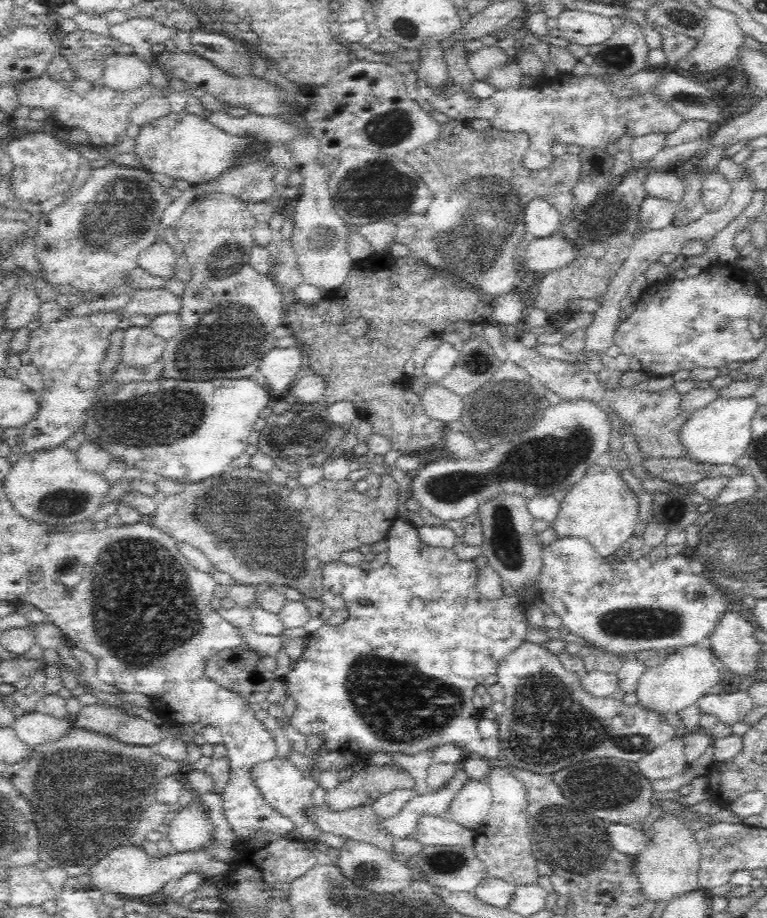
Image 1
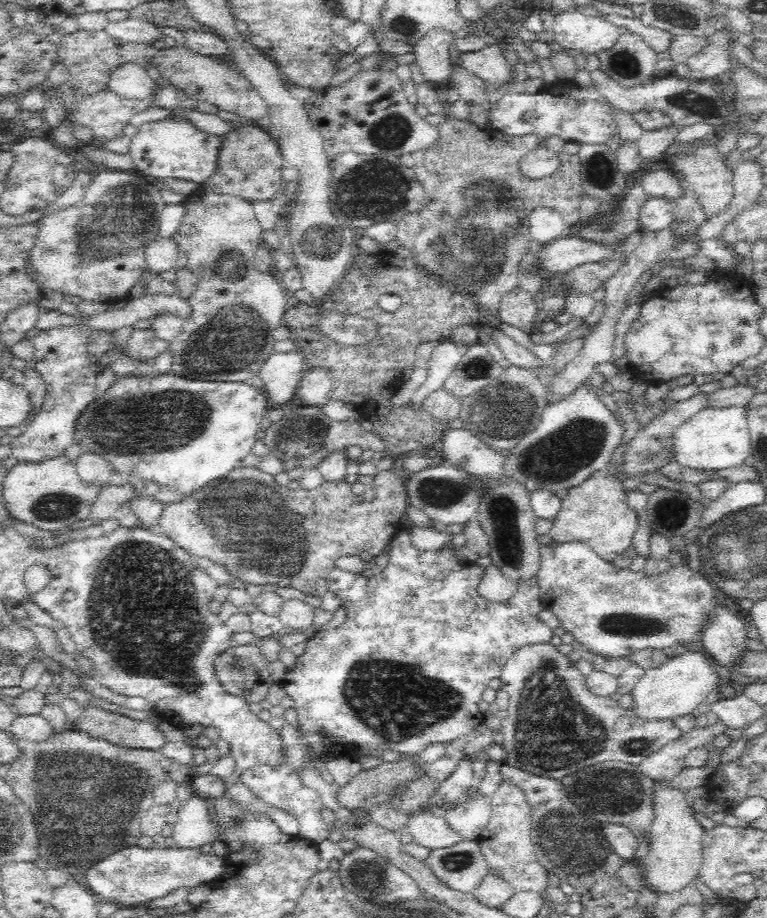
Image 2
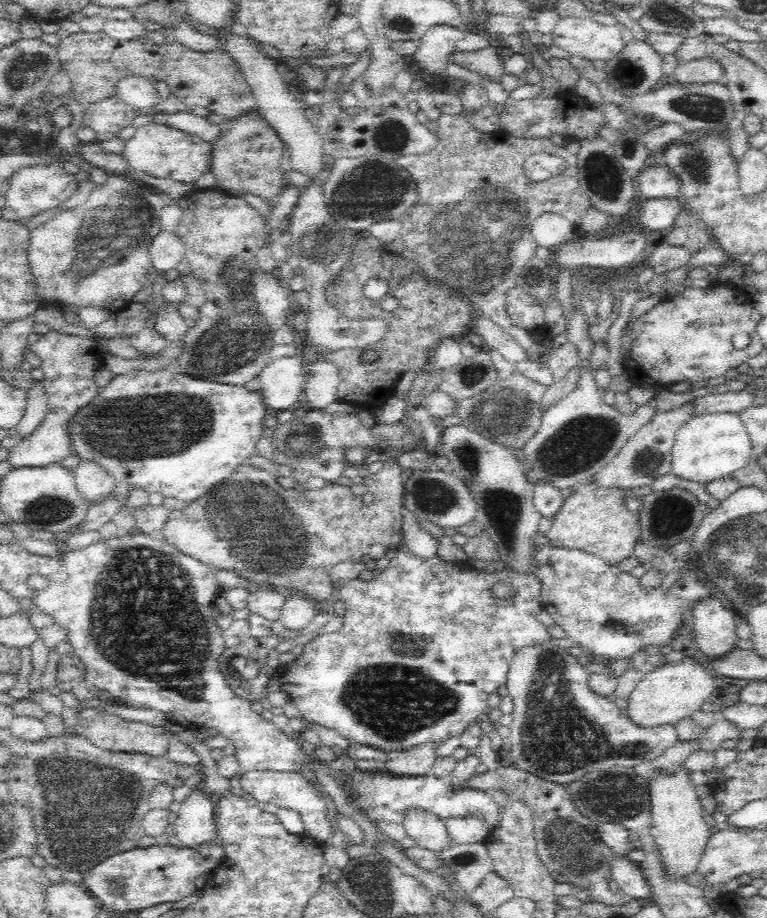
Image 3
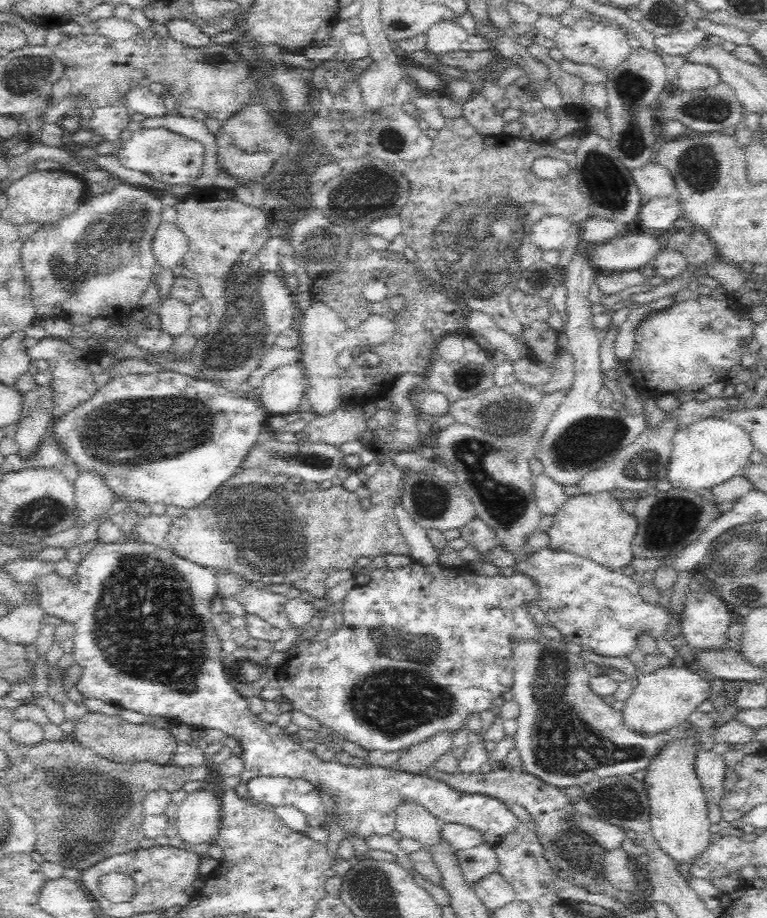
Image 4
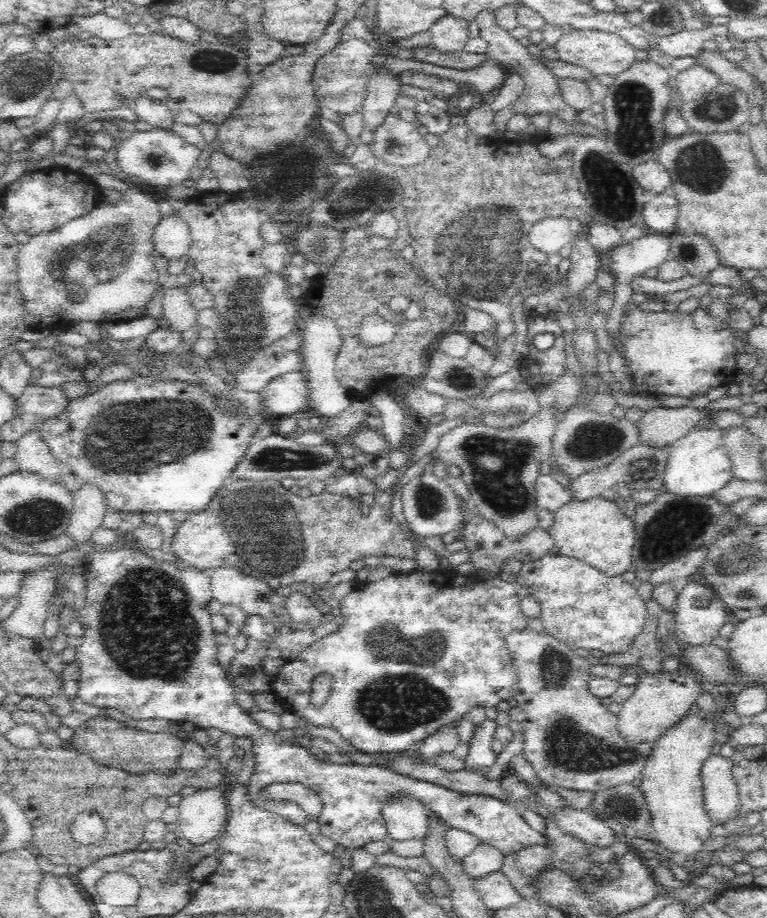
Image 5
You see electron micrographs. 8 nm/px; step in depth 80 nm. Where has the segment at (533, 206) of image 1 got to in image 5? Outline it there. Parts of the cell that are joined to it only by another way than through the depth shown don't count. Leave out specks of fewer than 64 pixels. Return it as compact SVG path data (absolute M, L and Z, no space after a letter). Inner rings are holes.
M548 217L537 222L529 232L529 243L540 252L550 256L551 254L560 254L560 250L564 248L572 239L569 230L569 221L566 217Z

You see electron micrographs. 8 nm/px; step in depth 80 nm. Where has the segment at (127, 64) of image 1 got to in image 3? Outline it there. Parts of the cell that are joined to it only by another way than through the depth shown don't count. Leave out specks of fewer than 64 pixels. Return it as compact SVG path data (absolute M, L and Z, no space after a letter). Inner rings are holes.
M130 74L115 83L115 95L142 113L155 113L160 98L152 79Z

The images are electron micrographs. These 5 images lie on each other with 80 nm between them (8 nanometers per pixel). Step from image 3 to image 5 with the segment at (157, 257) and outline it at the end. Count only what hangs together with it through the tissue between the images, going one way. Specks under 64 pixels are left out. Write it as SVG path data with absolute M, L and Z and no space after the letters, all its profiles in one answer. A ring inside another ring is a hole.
M174 214L170 218L162 218L153 234L154 252L164 256L166 260L180 260L190 245L192 237L189 235L188 225Z

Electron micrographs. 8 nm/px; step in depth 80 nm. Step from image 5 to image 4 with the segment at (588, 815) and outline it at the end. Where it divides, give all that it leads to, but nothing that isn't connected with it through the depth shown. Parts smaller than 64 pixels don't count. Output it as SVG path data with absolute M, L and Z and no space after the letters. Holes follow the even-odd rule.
M577 813L574 819L576 819L576 824L578 824L585 833L588 833L588 835L608 851L621 848L622 840L626 838L624 829L621 826L610 824L606 821L594 820L589 816Z

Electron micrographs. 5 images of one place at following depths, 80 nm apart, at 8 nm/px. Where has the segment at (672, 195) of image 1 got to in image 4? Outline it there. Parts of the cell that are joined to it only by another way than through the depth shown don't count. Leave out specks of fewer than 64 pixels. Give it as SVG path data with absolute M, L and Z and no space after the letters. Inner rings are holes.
M654 161L640 166L631 173L641 195L660 198L660 196L670 196L676 191L674 177L665 166Z

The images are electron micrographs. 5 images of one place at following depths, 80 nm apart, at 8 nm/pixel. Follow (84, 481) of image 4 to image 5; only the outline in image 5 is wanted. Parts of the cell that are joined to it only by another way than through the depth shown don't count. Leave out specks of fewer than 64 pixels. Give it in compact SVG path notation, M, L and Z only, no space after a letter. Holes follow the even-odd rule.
M86 482L73 492L73 514L67 529L67 534L79 544L79 548L87 545L93 534L102 526L104 516L109 510L109 503L98 486Z

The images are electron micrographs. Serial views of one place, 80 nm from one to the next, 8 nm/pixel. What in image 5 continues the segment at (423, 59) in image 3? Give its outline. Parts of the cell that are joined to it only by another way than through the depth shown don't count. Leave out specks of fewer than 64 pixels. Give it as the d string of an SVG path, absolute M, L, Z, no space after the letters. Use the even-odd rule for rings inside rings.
M452 15L438 20L428 32L432 36L430 46L444 53L463 51L471 38L468 22Z

